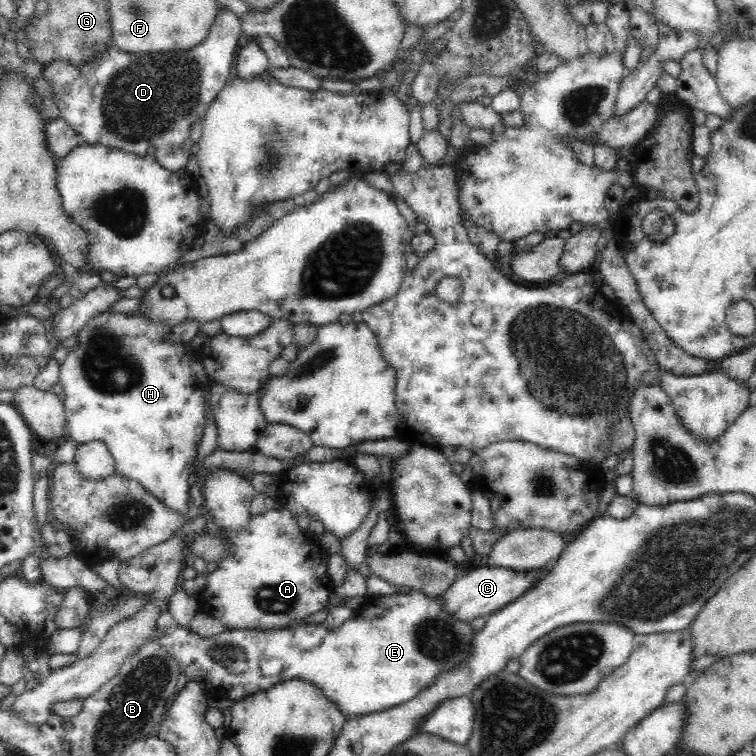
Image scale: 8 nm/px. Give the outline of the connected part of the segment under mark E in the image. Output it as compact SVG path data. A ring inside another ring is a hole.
M422 591L405 594L393 594L383 597L365 596L363 607L353 613L350 620L344 621L337 629L328 631L324 625L298 625L290 629L275 631L255 631L254 629L226 629L211 637L201 638L193 631L180 627L168 610L160 612L156 618L157 636L153 644L161 644L172 654L178 663L179 670L184 672L190 681L196 681L206 694L210 693L222 699L240 701L259 691L268 691L276 684L302 679L314 683L333 704L337 704L342 715L347 718L360 717L371 713L386 711L416 698L422 690L430 688L438 676L446 671L458 670L466 664L472 653L471 642L478 630L479 623L468 620L457 620L451 612L445 610L442 596L426 596ZM272 658L282 661L282 670L272 676L268 666Z

